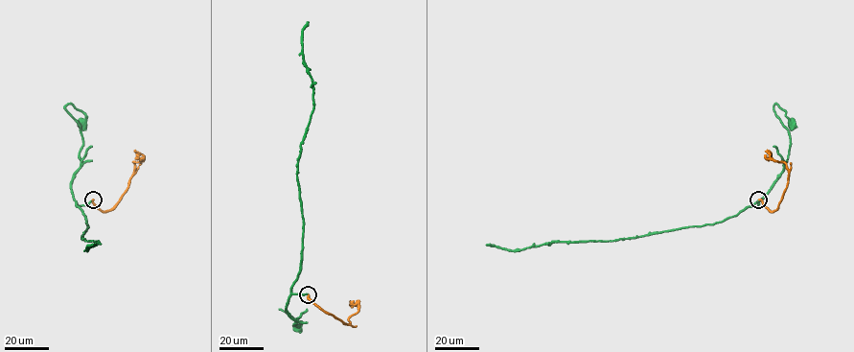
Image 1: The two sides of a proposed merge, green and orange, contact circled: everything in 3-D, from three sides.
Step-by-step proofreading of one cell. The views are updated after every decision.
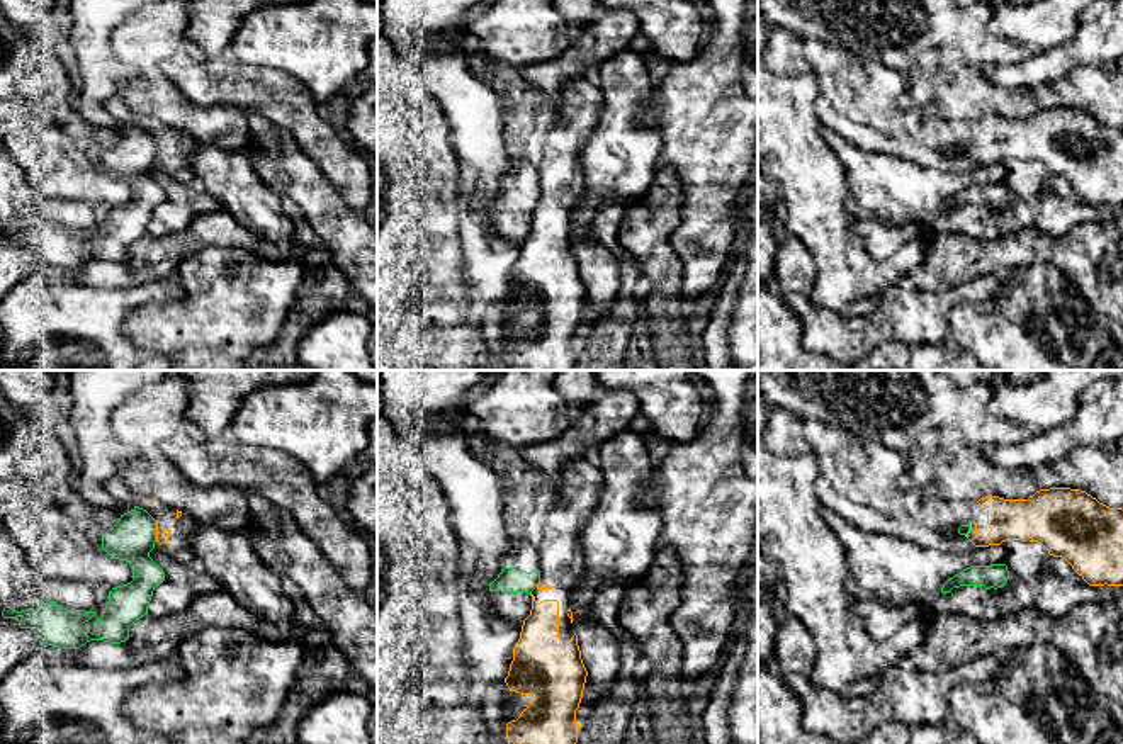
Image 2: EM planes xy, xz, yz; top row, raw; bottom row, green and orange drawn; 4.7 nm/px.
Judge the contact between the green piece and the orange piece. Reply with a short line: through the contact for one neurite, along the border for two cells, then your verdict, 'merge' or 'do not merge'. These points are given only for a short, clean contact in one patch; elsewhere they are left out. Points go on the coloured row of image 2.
line xy (155, 522), (157, 541); do not merge

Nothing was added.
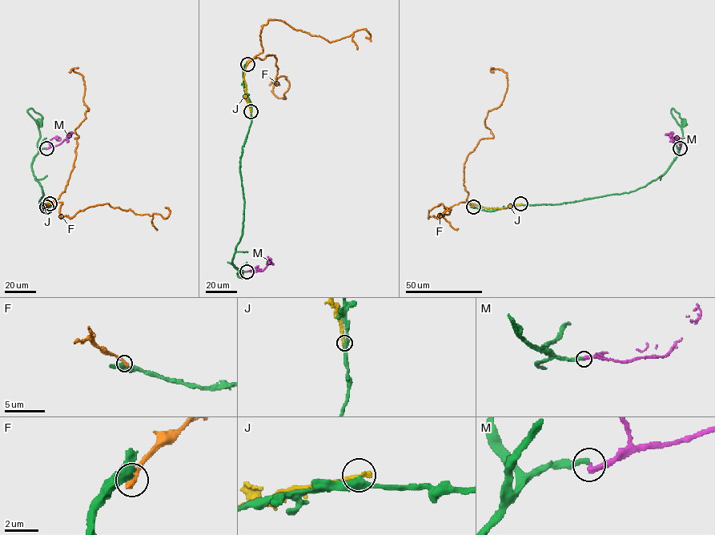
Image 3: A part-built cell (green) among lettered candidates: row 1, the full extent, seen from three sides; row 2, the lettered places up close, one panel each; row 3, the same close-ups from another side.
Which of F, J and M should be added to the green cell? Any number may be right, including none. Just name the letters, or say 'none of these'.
M

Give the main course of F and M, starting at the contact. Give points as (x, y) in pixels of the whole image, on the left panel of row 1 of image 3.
F: (46, 207), (65, 191), (76, 155), (75, 130), (89, 110), (83, 101), (82, 76), (72, 69), (69, 71)
M: (46, 148), (58, 145), (70, 131), (70, 135)

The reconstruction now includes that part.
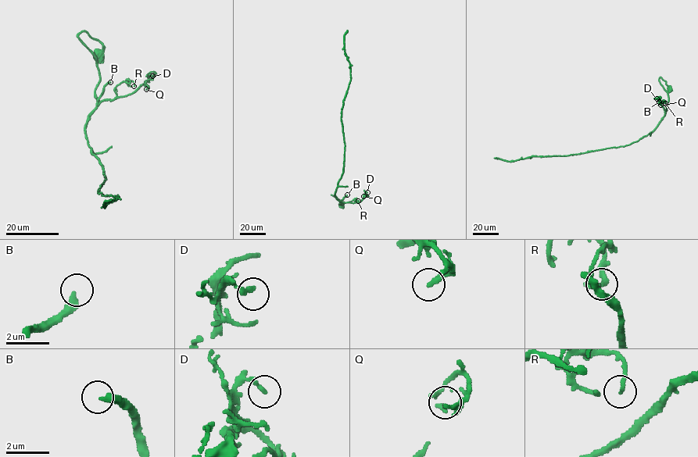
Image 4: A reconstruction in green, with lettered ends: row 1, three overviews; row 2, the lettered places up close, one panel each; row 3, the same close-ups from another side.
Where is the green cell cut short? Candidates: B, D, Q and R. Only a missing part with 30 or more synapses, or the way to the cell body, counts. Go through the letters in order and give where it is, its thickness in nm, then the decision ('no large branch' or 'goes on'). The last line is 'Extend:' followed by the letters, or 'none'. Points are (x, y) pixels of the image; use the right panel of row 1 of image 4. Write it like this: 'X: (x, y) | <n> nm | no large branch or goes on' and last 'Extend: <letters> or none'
B: (659, 101) | 320 nm | goes on
D: (656, 98) | 200 nm | no large branch
Q: (660, 105) | 180 nm | no large branch
R: (665, 103) | 110 nm | no large branch
Extend: B

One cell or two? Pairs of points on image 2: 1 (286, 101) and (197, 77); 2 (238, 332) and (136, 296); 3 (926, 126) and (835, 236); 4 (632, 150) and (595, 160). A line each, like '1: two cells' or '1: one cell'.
1: one cell
2: two cells
3: two cells
4: one cell

